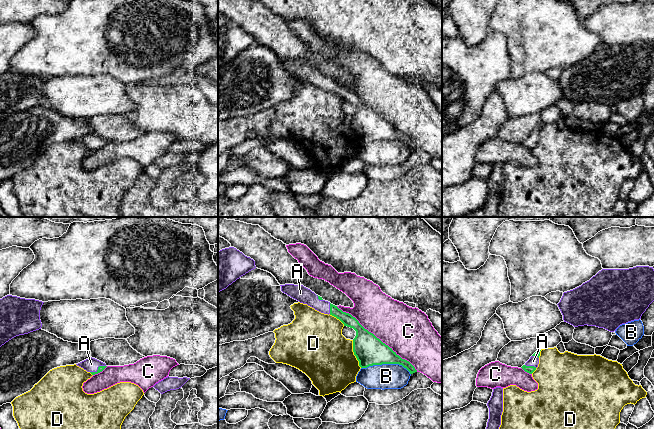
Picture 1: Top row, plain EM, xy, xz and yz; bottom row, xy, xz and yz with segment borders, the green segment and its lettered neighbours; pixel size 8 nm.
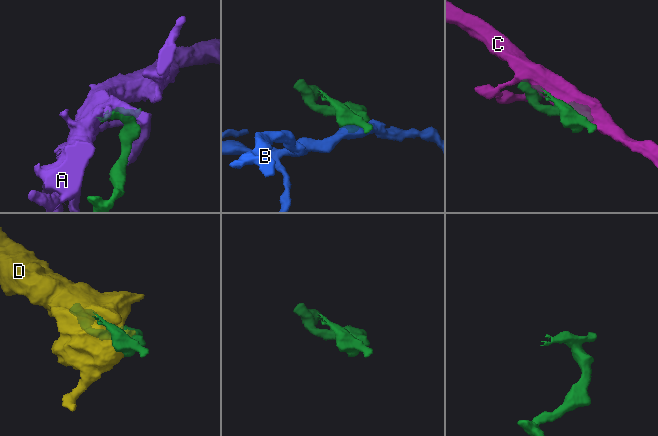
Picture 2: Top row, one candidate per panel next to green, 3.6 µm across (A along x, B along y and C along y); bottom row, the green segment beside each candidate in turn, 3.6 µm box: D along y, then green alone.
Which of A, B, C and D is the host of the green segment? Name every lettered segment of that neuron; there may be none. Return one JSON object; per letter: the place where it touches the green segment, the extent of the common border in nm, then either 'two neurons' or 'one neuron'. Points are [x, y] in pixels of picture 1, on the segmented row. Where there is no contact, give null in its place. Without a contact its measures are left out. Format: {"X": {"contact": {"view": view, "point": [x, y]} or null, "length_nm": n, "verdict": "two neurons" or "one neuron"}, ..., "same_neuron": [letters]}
{"A": {"contact": {"view": "xy", "point": [98, 368]}, "length_nm": 140, "verdict": "one neuron"}, "B": {"contact": {"view": "xz", "point": [386, 363]}, "length_nm": 400, "verdict": "two neurons"}, "C": {"contact": {"view": "xz", "point": [376, 337]}, "length_nm": 850, "verdict": "two neurons"}, "D": {"contact": {"view": "xz", "point": [354, 354]}, "length_nm": 240, "verdict": "two neurons"}, "same_neuron": ["A"]}

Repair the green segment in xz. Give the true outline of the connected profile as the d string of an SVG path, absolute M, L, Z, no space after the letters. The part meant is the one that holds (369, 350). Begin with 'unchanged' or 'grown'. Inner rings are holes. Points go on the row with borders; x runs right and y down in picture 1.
grown; M285 284L280 286L281 291L291 298L307 304L321 313L336 317L344 326L356 331L356 336L353 339L353 352L361 368L382 364L399 364L406 368L410 374L417 372L409 361L397 355L392 348L365 329L351 314L343 312L337 306L323 300L322 297L303 285Z

